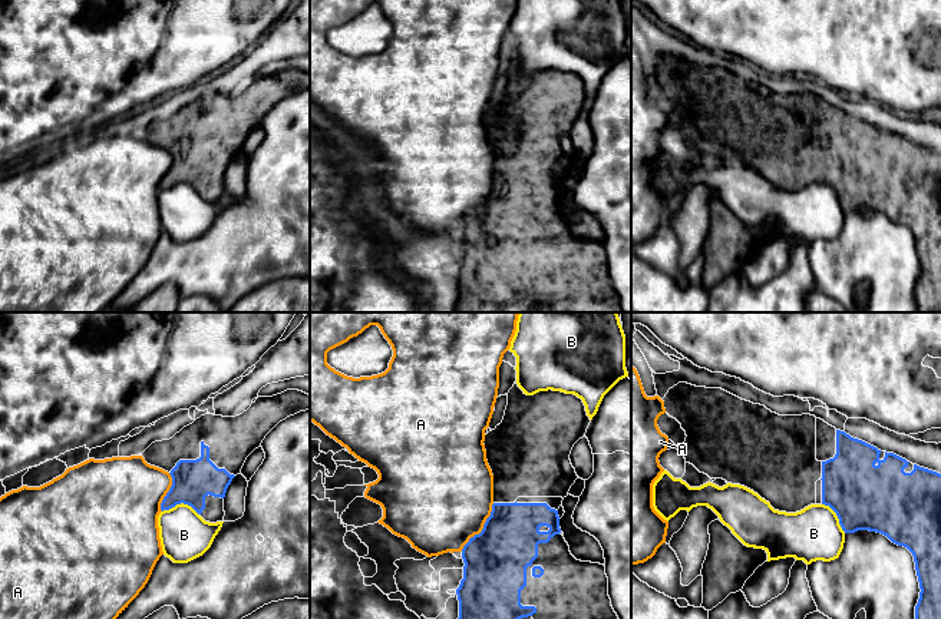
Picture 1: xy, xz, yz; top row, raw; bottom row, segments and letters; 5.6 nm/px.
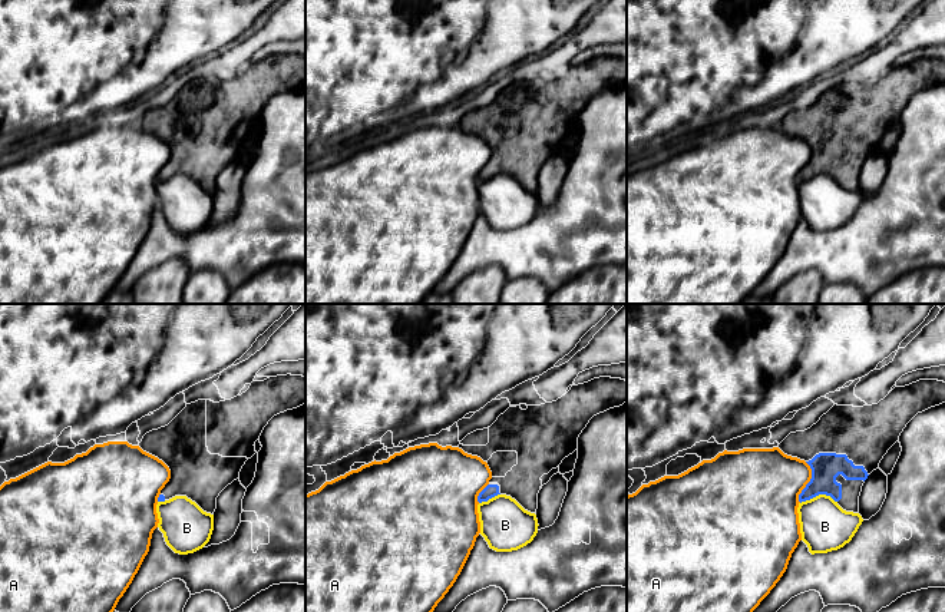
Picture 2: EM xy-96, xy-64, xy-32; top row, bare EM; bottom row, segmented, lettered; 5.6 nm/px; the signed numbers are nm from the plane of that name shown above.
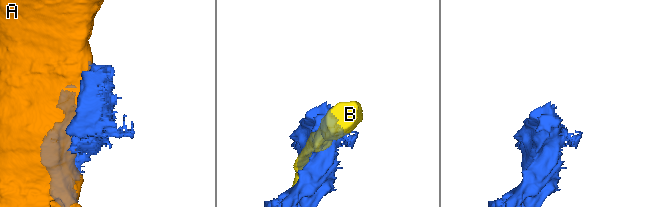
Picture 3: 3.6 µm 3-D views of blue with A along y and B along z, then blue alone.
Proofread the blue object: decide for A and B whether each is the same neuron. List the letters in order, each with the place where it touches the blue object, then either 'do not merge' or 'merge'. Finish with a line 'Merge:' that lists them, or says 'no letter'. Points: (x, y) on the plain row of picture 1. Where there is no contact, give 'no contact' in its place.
A: xz (482, 208) | do not merge
B: xy (181, 181) | do not merge
Merge: no letter

